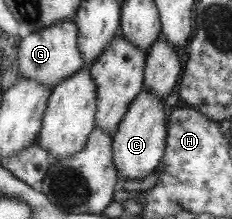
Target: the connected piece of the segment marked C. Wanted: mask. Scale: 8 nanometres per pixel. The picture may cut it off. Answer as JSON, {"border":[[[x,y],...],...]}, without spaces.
{"border":[[[146,88],[135,95],[128,104],[126,115],[112,134],[111,149],[115,171],[124,181],[144,179],[153,174],[159,165],[166,144],[167,111],[163,111],[163,101],[151,94]]]}

